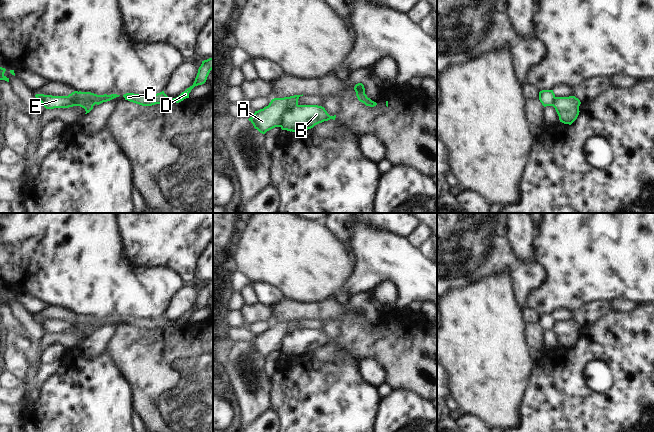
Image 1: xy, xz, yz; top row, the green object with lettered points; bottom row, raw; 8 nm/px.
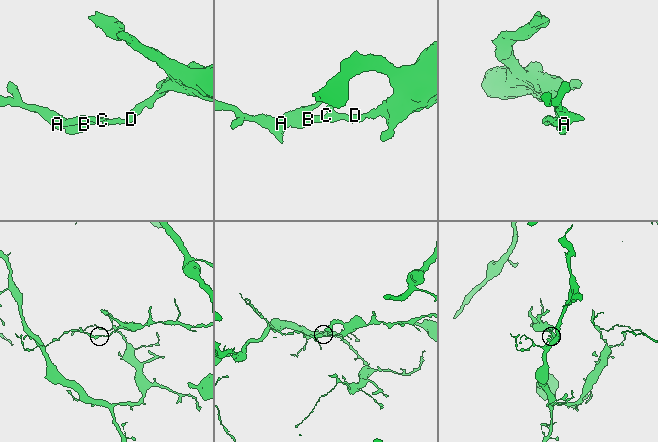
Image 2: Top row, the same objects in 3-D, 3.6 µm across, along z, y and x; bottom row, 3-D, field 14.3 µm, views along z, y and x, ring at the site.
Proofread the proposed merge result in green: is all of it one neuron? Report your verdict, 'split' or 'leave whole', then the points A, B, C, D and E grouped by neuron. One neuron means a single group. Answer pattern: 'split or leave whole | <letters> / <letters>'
split | A E / B C D

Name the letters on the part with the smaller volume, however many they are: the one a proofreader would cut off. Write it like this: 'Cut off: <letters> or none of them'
Cut off: B, C, D

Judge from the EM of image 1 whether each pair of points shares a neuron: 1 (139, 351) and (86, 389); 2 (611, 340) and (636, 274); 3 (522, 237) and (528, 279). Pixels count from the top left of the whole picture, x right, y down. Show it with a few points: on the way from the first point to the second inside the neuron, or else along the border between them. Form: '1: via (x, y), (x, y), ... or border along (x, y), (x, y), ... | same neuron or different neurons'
1: border along (104, 351), (125, 379), (129, 388) | different neurons
2: border along (643, 303), (637, 305) | different neurons
3: border along (509, 241), (512, 251), (518, 257), (534, 259) | different neurons

